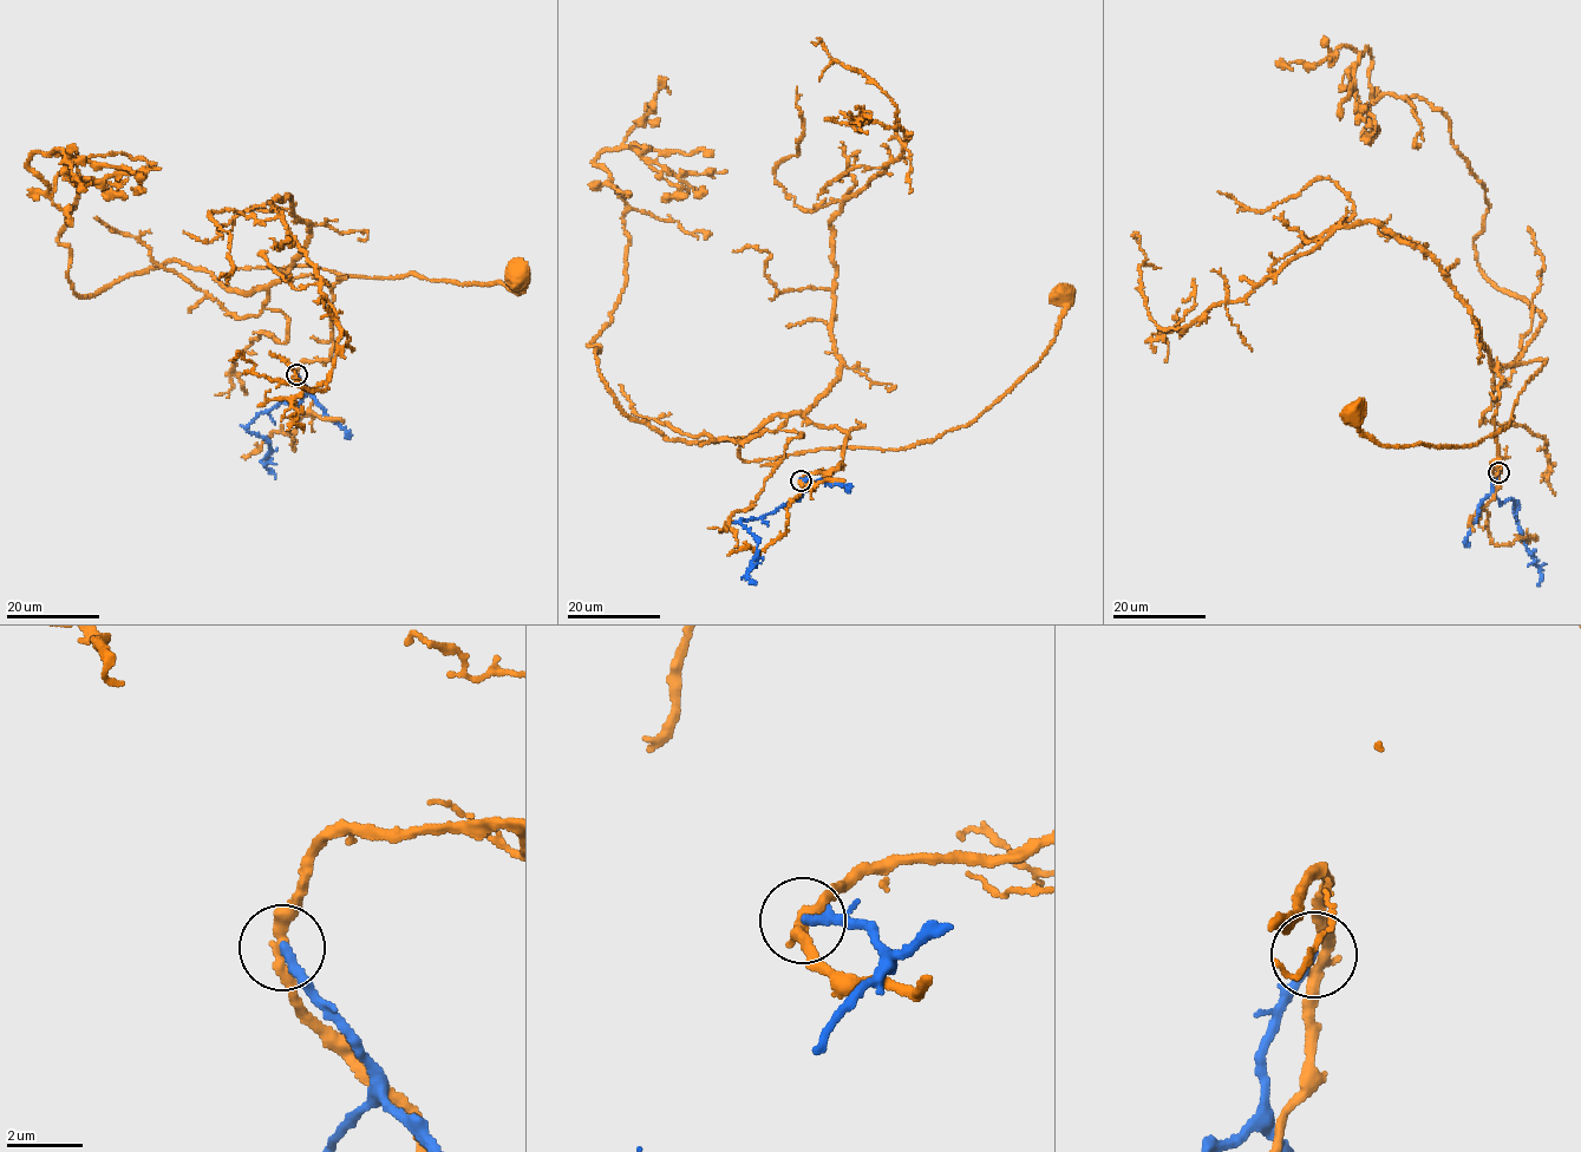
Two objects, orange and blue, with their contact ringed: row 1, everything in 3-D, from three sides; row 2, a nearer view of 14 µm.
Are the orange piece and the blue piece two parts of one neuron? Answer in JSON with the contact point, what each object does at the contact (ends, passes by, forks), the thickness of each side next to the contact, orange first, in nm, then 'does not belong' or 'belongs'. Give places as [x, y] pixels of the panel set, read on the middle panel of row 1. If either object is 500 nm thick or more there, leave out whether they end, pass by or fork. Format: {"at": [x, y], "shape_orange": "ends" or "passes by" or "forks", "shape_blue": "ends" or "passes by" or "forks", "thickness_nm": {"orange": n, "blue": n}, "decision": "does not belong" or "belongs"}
{"at": [801, 480], "shape_orange": "passes by", "shape_blue": "ends", "thickness_nm": {"orange": 320, "blue": 240}, "decision": "does not belong"}

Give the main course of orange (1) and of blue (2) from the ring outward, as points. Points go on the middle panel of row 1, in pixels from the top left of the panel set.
1: (799, 480), (842, 465), (848, 433), (768, 418), (742, 444), (745, 462), (934, 440), (1038, 362), (1060, 294)
2: (799, 480), (810, 484), (802, 496), (773, 512), (740, 521), (756, 538), (756, 555), (747, 576), (756, 583)

